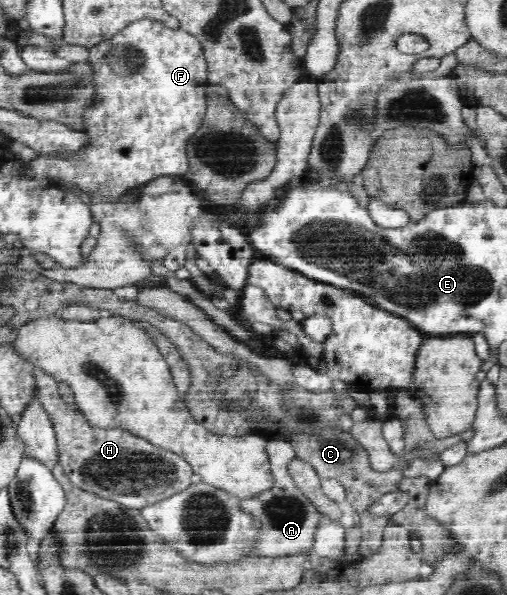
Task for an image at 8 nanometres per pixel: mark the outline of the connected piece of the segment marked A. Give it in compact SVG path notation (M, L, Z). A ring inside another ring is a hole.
M282 439L267 440L265 445L268 452L271 472L275 484L266 491L240 501L240 508L260 521L260 535L256 539L254 554L263 557L287 557L293 554L313 554L314 533L320 525L320 519L326 518L316 510L310 500L294 483L288 463L296 458L296 452L290 441Z

